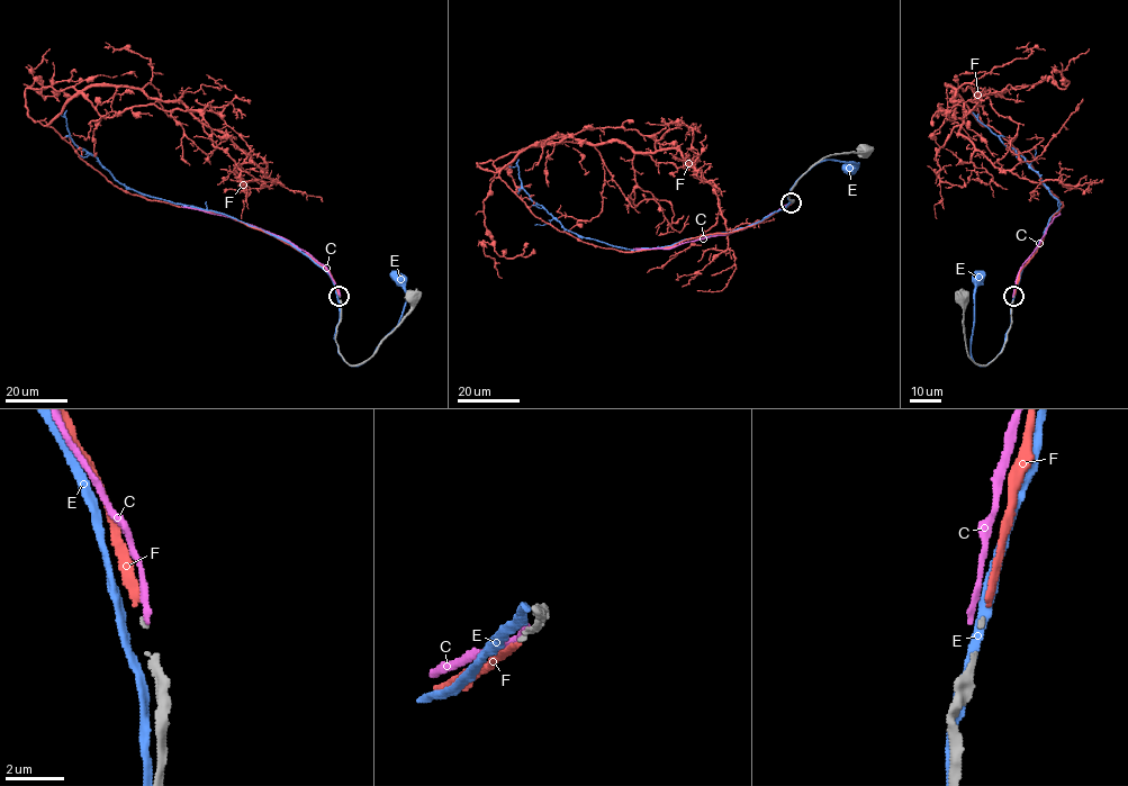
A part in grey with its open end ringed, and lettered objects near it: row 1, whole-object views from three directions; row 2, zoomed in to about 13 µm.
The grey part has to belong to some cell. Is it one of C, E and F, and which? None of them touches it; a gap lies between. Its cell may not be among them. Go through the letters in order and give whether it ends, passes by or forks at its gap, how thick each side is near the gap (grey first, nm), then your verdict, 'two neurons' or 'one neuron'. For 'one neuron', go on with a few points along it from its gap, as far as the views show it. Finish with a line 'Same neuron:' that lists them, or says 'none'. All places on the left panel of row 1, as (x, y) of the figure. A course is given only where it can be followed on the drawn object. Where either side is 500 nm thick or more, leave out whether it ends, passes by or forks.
C: it ends; calibres 110 and 240 nm; two neurons
E: it passes by; calibres 110 and 300 nm; two neurons
F: it ends; calibres 110 and 240 nm; one neuron; course (339, 295), (260, 229), (126, 192), (47, 125), (92, 87), (135, 88), (283, 186), (245, 182)
Same neuron: F

